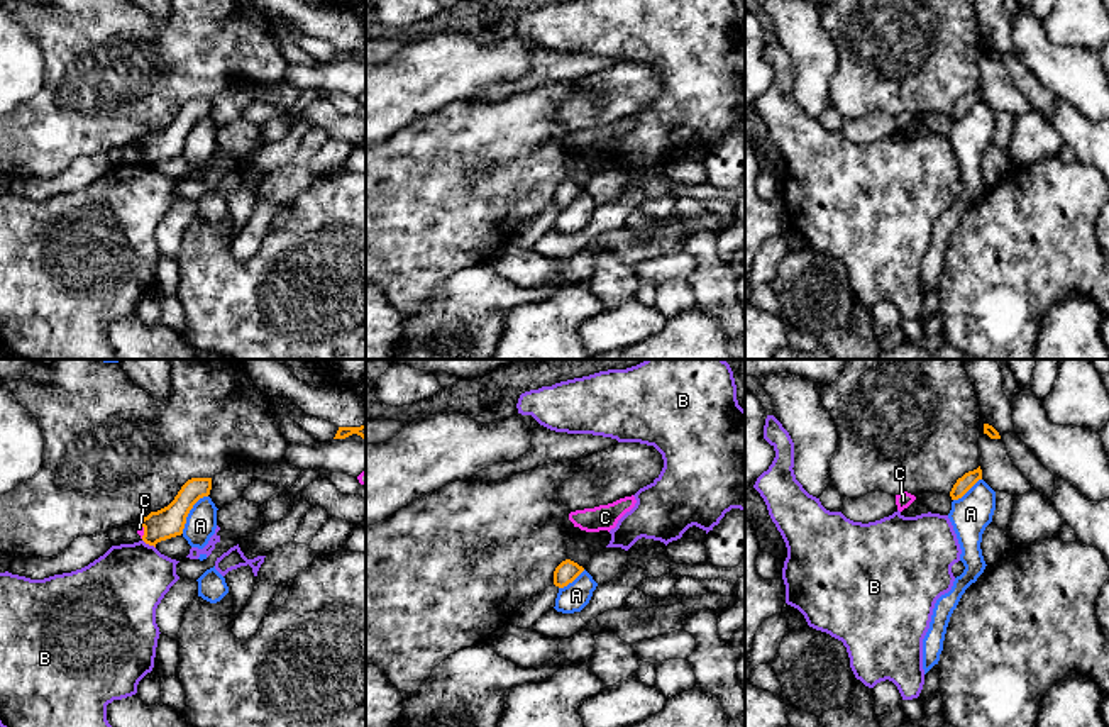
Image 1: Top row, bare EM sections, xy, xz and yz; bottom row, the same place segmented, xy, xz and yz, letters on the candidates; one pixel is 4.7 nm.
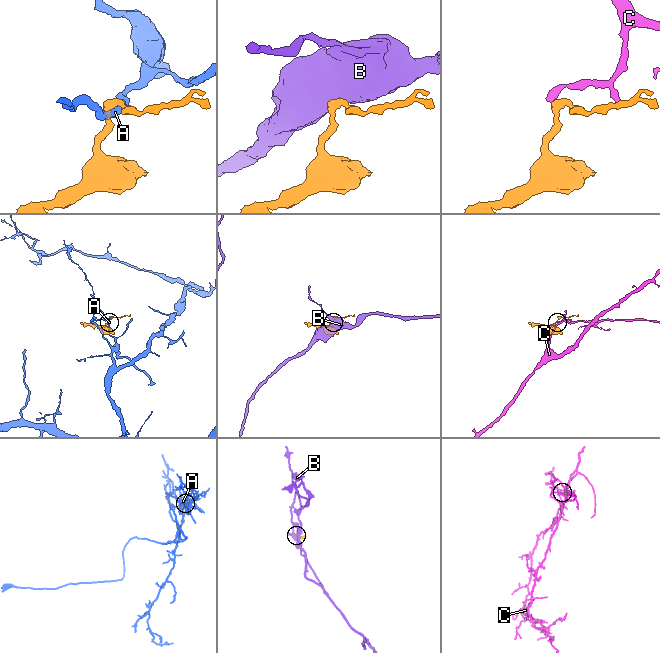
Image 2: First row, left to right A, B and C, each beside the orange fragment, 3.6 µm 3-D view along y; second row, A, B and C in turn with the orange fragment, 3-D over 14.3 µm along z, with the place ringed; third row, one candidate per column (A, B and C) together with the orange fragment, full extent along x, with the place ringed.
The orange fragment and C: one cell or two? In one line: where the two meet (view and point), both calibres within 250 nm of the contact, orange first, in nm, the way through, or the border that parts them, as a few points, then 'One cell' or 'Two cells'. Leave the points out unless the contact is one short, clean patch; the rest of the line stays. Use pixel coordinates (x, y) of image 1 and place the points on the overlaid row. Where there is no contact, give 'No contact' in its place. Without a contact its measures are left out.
Touches orange at xy (144, 531). Thickness 150 nm (orange) against 30 nm. Boundary: xy (139, 522), (143, 538). Two cells

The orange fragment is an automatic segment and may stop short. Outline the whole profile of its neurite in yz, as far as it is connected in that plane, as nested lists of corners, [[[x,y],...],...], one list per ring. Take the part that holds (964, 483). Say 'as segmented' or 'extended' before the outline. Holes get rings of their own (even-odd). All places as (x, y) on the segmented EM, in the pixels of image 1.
as segmented | [[[980,466],[957,480],[950,491],[952,500],[962,498],[979,480],[982,480]]]

